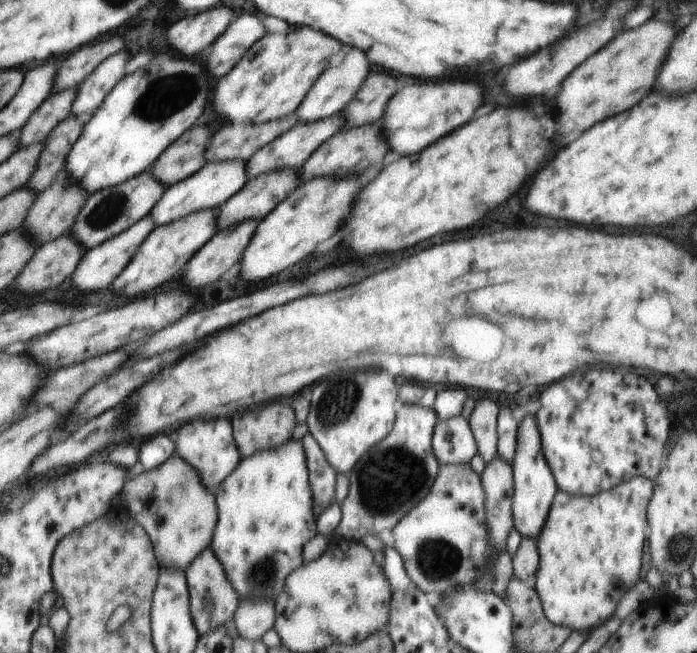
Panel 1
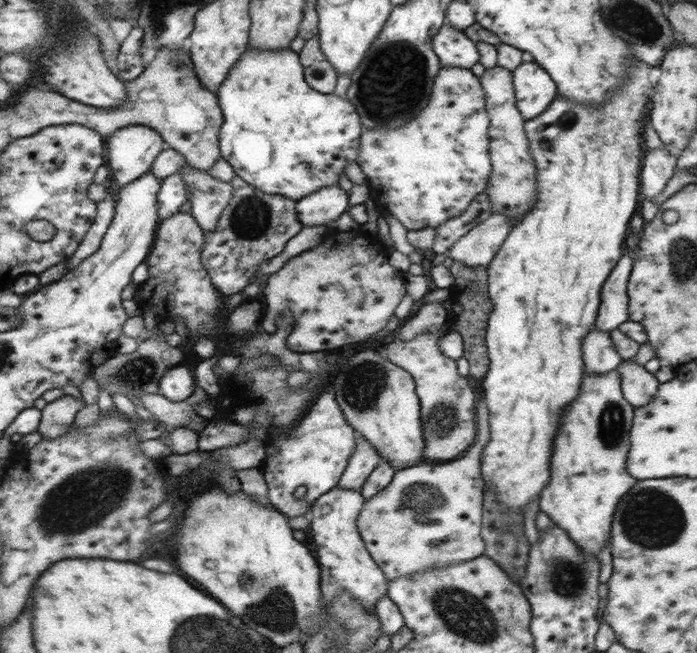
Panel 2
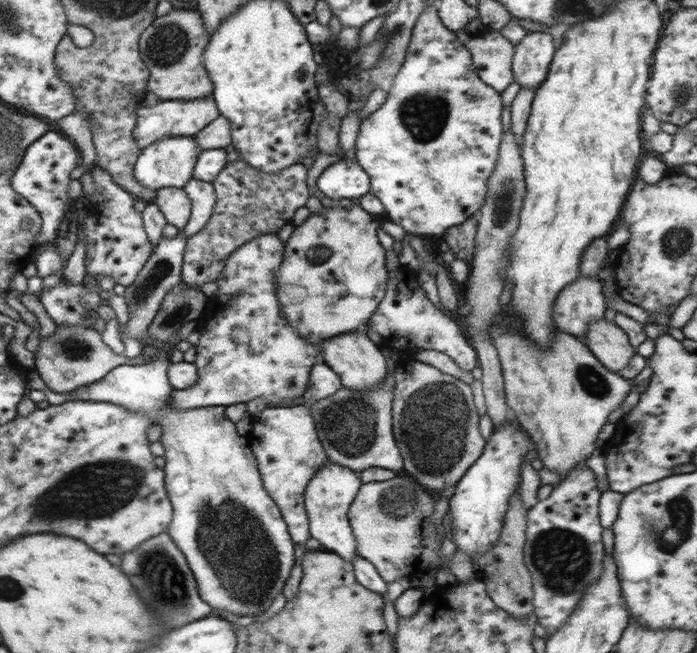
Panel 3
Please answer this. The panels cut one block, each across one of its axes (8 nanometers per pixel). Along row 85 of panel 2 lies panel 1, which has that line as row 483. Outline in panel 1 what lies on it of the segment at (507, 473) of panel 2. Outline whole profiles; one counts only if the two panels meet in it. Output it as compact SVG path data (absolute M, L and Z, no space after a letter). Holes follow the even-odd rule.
M645 477L632 478L612 490L596 496L574 498L558 491L537 542L539 566L532 586L540 598L545 618L552 624L588 633L600 618L614 614L620 598L640 580L646 530L646 508L653 496L653 485Z

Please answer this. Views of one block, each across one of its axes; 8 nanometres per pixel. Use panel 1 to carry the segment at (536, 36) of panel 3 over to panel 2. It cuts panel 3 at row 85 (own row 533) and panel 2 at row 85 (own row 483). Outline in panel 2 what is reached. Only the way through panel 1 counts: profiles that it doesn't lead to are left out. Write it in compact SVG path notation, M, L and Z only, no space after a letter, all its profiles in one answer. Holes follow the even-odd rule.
M522 62L512 74L515 104L525 121L537 118L557 98L556 83L538 63Z

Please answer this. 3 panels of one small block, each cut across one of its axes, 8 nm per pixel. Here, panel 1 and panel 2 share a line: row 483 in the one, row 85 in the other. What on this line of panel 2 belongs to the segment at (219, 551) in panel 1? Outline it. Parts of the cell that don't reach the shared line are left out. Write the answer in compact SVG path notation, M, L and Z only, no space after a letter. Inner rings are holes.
M249 47L238 59L238 62L234 62L234 66L230 68L228 77L219 87L216 96L223 113L223 122L219 130L221 157L233 166L238 177L263 193L272 194L272 196L282 194L282 196L292 198L295 201L302 200L302 198L308 197L309 194L318 192L321 188L339 184L338 178L340 178L340 174L345 174L344 168L348 166L348 162L358 160L360 138L364 128L357 111L354 110L354 106L351 106L351 102L346 99L346 96L338 96L336 93L321 94L310 88L309 84L305 82L299 53L292 51L290 48L284 50L254 50L253 47Z

